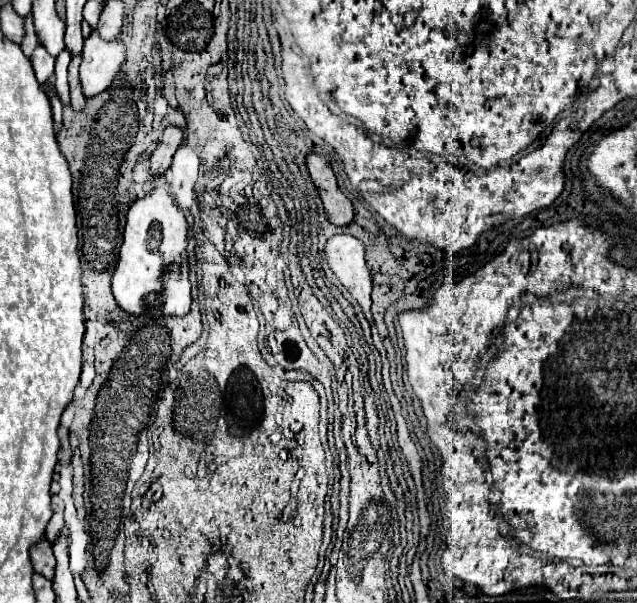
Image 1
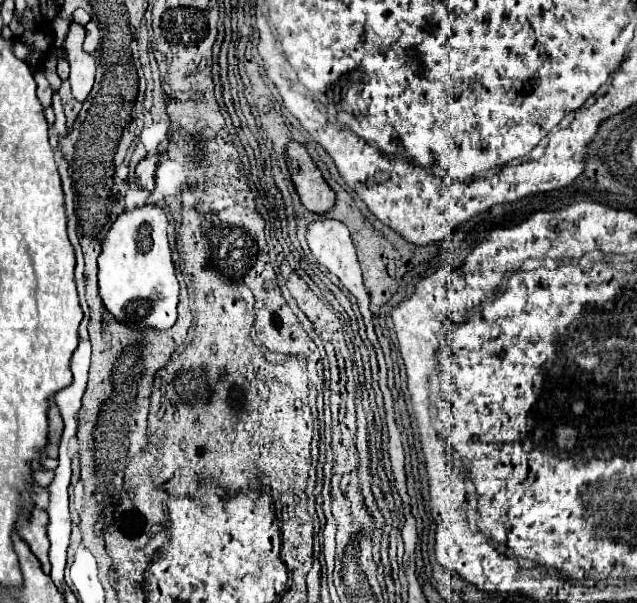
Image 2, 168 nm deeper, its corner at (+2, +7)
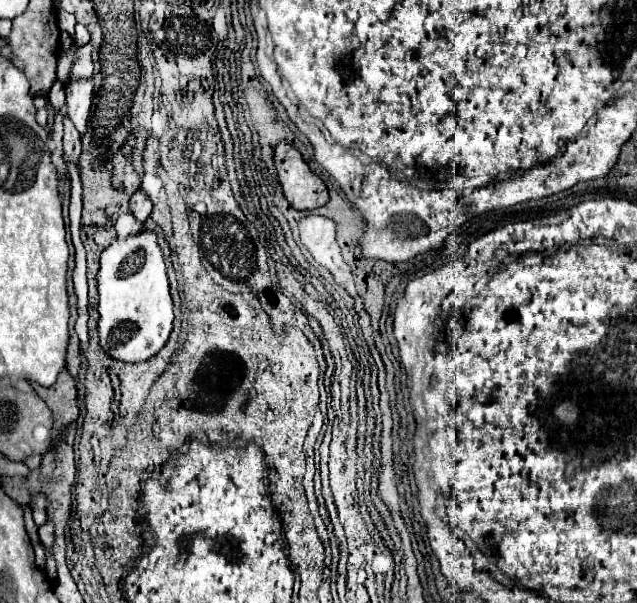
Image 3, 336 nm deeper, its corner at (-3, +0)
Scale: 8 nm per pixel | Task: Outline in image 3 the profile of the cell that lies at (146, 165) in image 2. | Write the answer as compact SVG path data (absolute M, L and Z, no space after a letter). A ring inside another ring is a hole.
M136 191L136 193L130 197L130 211L132 211L132 215L134 215L140 223L144 223L144 221L148 219L148 215L152 213L152 203L150 203L150 199L148 199L142 191Z

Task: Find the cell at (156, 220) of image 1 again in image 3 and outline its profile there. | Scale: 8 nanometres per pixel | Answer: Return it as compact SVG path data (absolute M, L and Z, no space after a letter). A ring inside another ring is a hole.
M142 231L134 237L128 237L124 241L116 239L110 247L106 247L100 255L100 269L96 273L96 285L98 285L98 335L100 335L100 347L112 357L126 363L146 361L152 355L156 355L168 341L172 331L172 297L166 277L166 265L162 251L156 243L156 235L152 231Z

